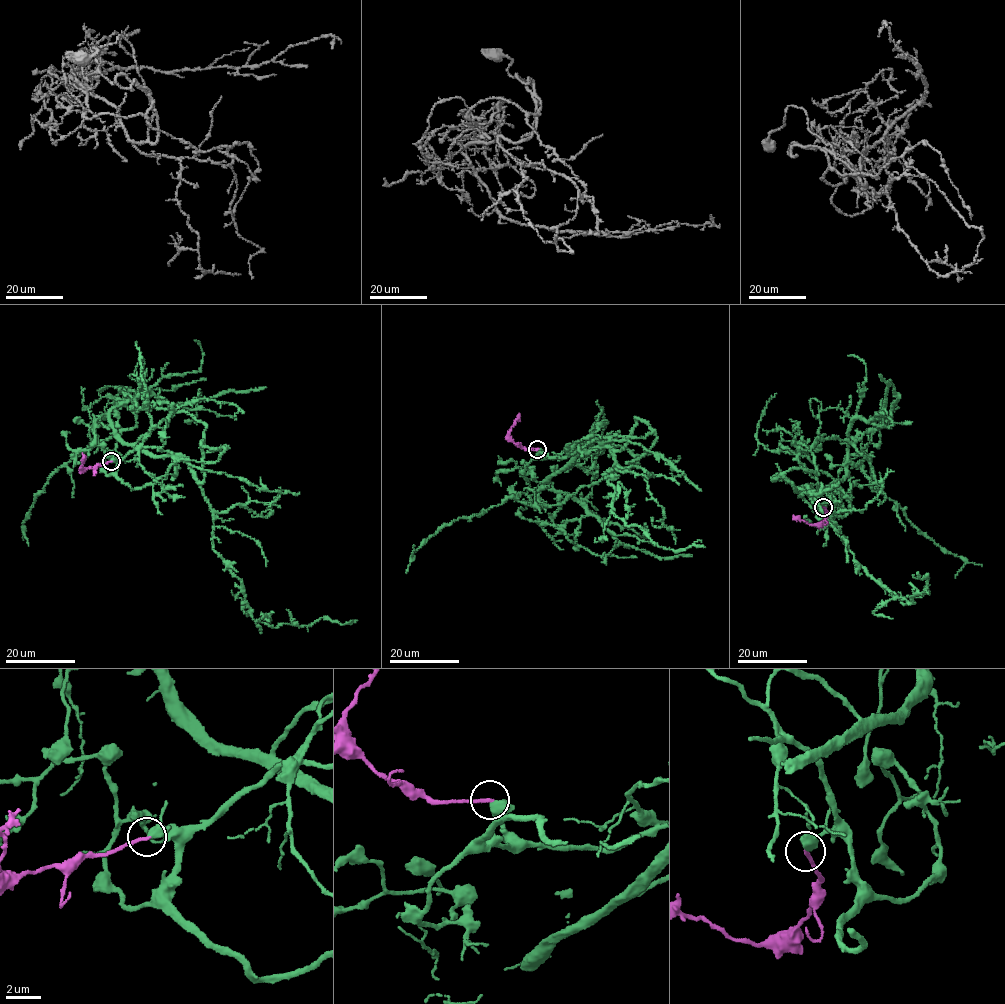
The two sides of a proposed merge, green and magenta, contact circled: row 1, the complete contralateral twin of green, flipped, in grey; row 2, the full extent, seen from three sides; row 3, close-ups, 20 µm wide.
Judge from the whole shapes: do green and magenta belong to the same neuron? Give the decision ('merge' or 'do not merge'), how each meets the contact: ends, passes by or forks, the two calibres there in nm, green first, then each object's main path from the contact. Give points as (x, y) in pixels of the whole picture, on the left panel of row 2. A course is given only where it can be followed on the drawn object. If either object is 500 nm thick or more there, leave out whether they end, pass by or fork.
do not merge; green passes by; magenta ends there; 380 nm thick on the green side, 190 nm on the other; green runs (111, 461), (146, 434), (139, 447), (188, 461), (212, 512), (212, 548), (241, 581), (256, 621), (357, 620); magenta runs (111, 461), (81, 469), (82, 453)

